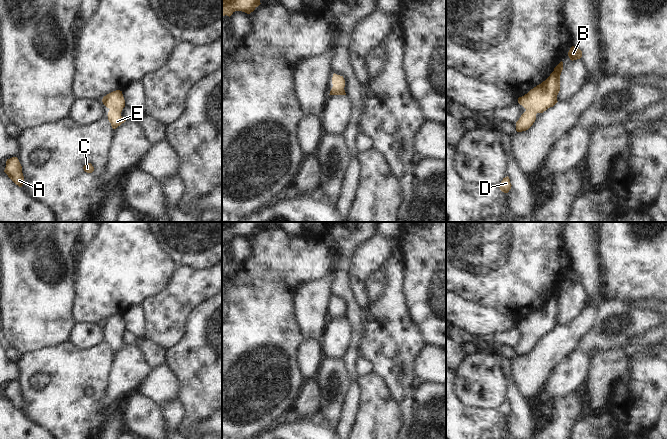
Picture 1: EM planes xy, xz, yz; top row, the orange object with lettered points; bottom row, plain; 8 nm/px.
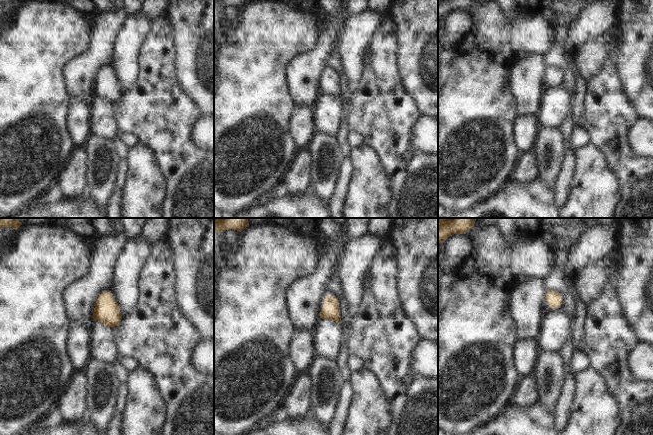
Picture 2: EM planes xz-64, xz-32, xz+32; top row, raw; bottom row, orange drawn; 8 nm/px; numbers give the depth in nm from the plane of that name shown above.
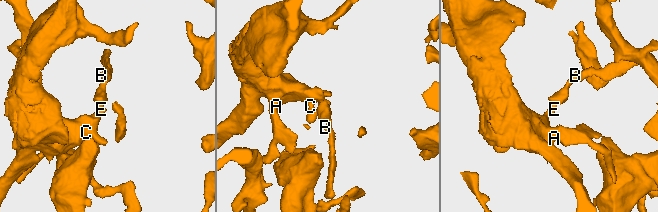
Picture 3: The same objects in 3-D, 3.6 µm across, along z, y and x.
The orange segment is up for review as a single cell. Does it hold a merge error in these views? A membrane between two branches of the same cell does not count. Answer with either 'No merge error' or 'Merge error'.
No merge error

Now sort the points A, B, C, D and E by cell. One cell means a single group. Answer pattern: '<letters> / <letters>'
A B C D E

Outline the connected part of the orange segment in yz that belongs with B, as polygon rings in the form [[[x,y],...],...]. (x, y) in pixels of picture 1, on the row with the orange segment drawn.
[[[572,46],[568,52],[568,56],[572,61],[580,59],[582,57],[582,51],[579,48]]]

